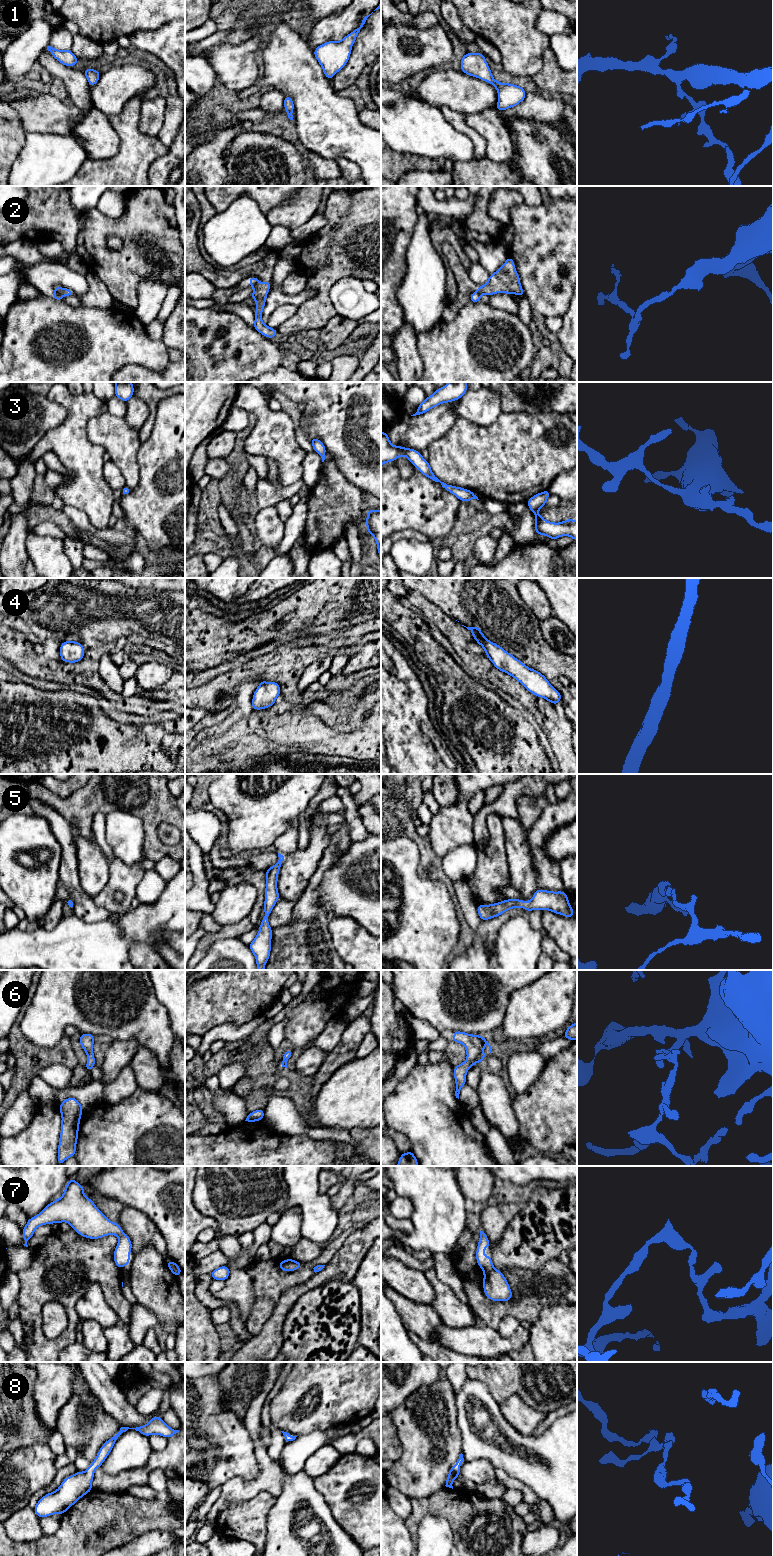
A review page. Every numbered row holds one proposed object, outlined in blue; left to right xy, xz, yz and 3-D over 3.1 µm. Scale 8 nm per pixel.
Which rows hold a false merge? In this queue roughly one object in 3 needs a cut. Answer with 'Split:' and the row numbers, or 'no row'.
Split: 2

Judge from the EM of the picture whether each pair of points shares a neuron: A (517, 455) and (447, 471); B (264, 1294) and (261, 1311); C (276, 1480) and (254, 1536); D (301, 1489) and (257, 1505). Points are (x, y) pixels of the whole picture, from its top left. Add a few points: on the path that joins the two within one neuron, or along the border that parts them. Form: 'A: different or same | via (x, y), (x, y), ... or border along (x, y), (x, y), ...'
A: same | via (500, 458), (464, 458)
B: same | via (264, 1298), (263, 1307)
C: different | border along (275, 1496), (266, 1491), (260, 1491), (247, 1499)
D: different | border along (276, 1497), (276, 1501), (269, 1511), (266, 1521)

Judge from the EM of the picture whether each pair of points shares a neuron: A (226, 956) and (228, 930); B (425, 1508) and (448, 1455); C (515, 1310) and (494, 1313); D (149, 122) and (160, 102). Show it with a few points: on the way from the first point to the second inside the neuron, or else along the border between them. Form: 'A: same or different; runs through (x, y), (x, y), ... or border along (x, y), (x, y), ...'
A: different; border along (238, 937), (220, 938), (215, 940), (206, 949)
B: different; border along (445, 1486), (427, 1497), (412, 1500)
C: same; runs through (510, 1310), (499, 1310)
D: same; runs through (151, 117), (152, 111), (156, 107)

